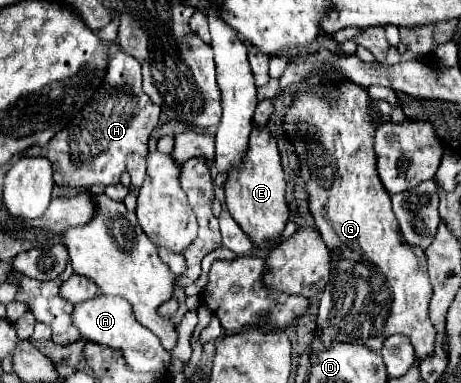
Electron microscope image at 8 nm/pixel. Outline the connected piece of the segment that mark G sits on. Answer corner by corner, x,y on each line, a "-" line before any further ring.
348,80
336,82
336,94
324,96
318,92
296,90
290,104
284,108
280,126
292,144
294,154
300,160
300,178
308,192
308,210
322,234
326,246
332,250
332,274
320,294
318,306
318,330
324,344
350,342
362,344
378,352
382,342
392,334
404,334
410,338
416,360
424,360
434,354
436,328
430,320
430,280
426,276
426,254
422,248
414,248
402,240
398,220
392,212
390,194
386,192
378,172
374,156
374,132
376,122
366,114
368,94
362,86

